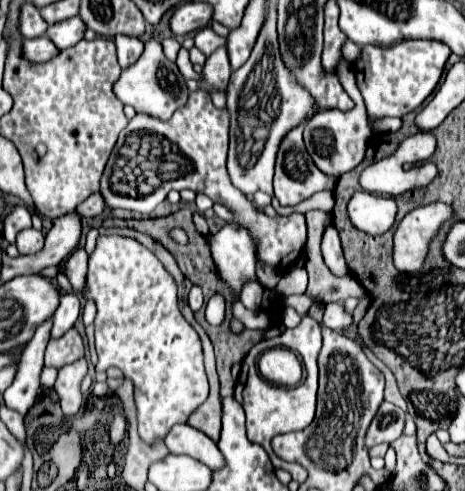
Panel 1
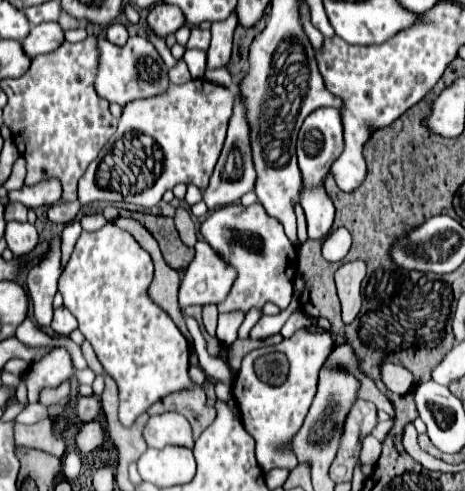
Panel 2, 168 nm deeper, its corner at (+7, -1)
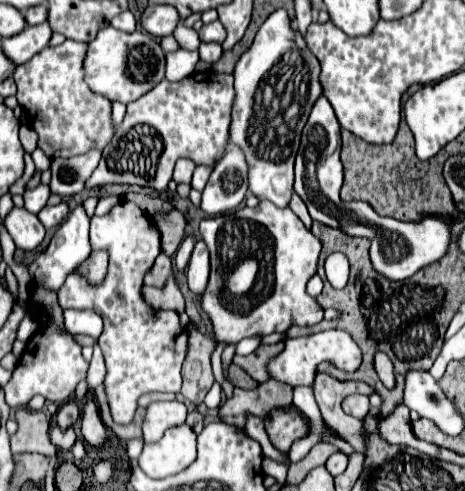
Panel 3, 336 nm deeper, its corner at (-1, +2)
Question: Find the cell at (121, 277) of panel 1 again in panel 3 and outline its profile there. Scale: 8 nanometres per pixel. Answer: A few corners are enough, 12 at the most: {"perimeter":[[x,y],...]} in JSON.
{"perimeter":[[132,202],[90,220],[108,250],[80,274],[62,308],[94,310],[116,424],[138,398],[180,392],[188,330],[142,298],[160,236]]}

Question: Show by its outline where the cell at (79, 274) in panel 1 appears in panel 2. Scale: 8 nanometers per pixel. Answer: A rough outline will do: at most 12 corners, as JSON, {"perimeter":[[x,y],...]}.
{"perimeter":[[80,221],[62,231],[62,263],[70,259],[74,243],[82,233]]}

